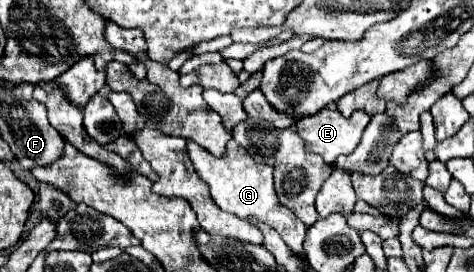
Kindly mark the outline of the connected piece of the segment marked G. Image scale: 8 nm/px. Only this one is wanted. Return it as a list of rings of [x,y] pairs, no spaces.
[[[234,139],[228,143],[228,153],[224,157],[214,157],[212,153],[208,153],[206,149],[198,147],[194,141],[188,141],[188,155],[194,163],[196,173],[200,175],[202,181],[208,183],[212,199],[218,207],[222,207],[228,213],[238,215],[240,219],[258,219],[260,223],[270,225],[272,229],[276,229],[282,239],[288,243],[288,247],[296,253],[302,251],[302,243],[306,237],[306,225],[300,223],[300,219],[296,217],[296,213],[288,207],[284,207],[274,191],[274,181],[272,181],[272,167],[270,165],[262,165],[256,163],[250,153],[240,147]]]

